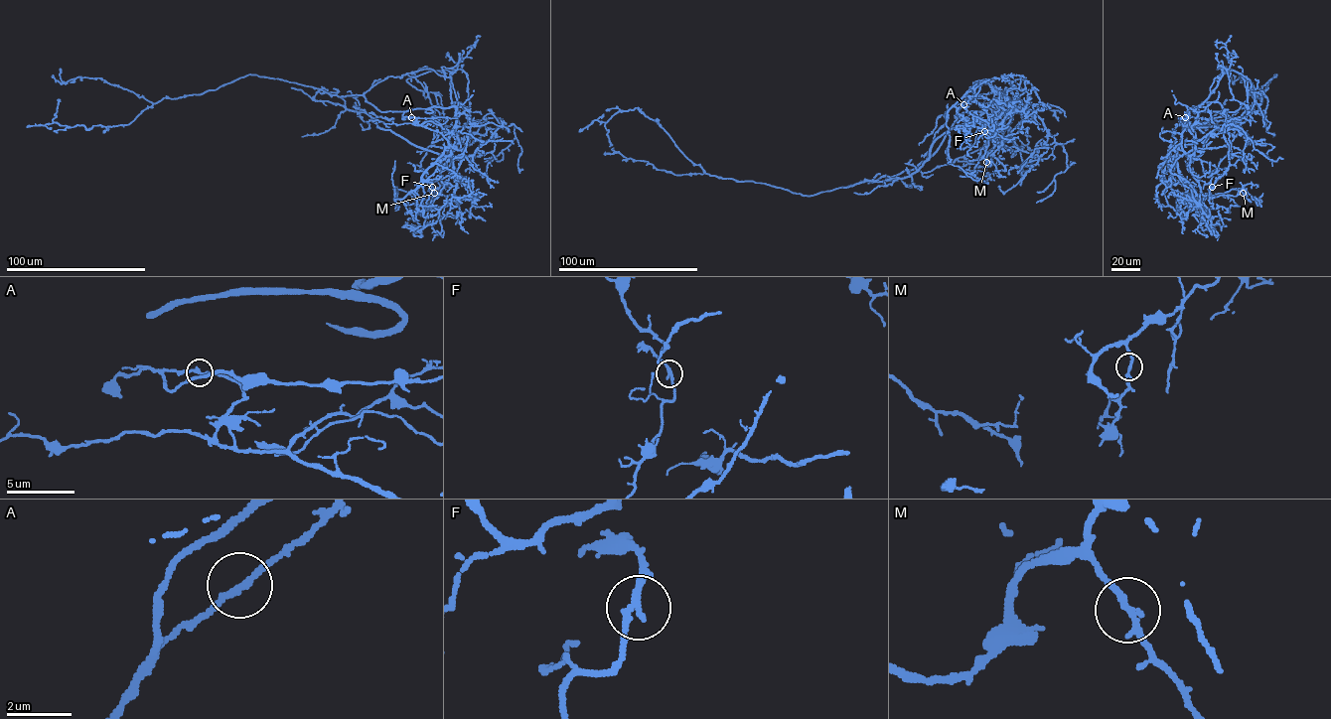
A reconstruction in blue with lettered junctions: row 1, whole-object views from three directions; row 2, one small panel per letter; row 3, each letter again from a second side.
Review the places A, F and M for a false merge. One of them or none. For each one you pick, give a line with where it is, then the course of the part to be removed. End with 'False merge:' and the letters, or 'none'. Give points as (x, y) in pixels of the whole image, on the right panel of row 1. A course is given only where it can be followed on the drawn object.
A: Place: (1185, 117). Course of the part to remove: (1185, 117), (1175, 128), (1174, 145), (1198, 157), (1216, 130), (1235, 127), (1257, 112), (1268, 87)
False merge: A

